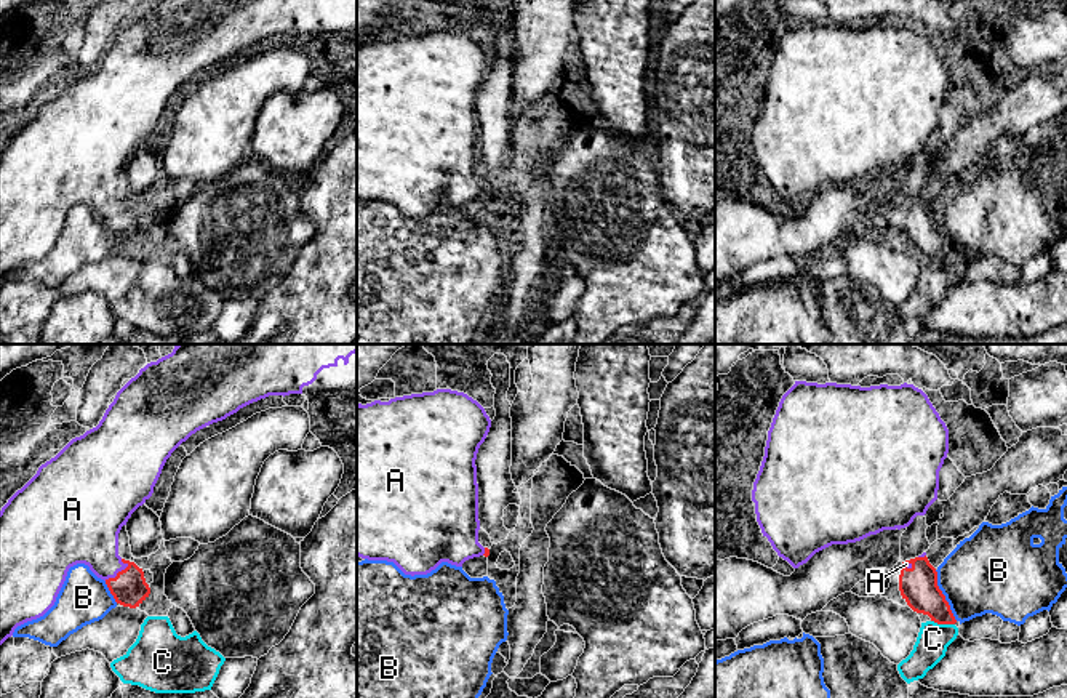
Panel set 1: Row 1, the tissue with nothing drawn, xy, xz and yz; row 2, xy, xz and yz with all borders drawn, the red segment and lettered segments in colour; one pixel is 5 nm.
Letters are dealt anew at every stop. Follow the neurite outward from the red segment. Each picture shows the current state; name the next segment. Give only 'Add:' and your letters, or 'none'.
Add: A

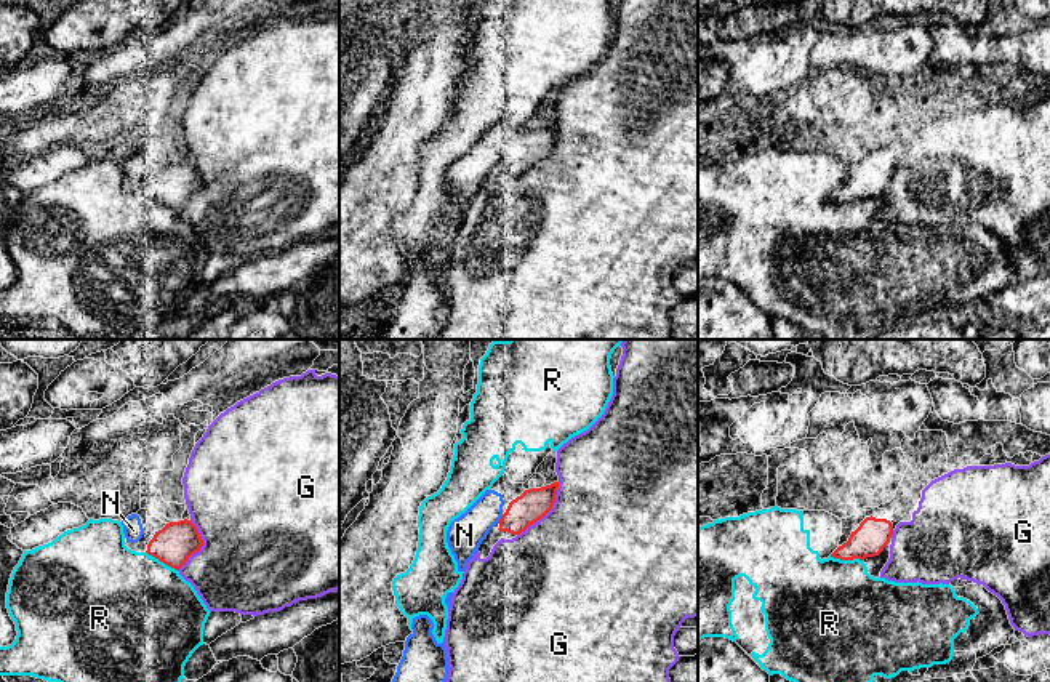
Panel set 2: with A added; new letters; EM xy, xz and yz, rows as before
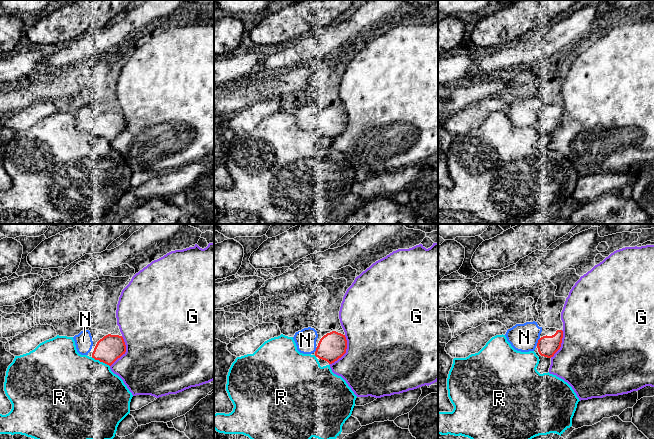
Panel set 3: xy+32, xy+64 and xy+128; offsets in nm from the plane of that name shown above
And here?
Add: N

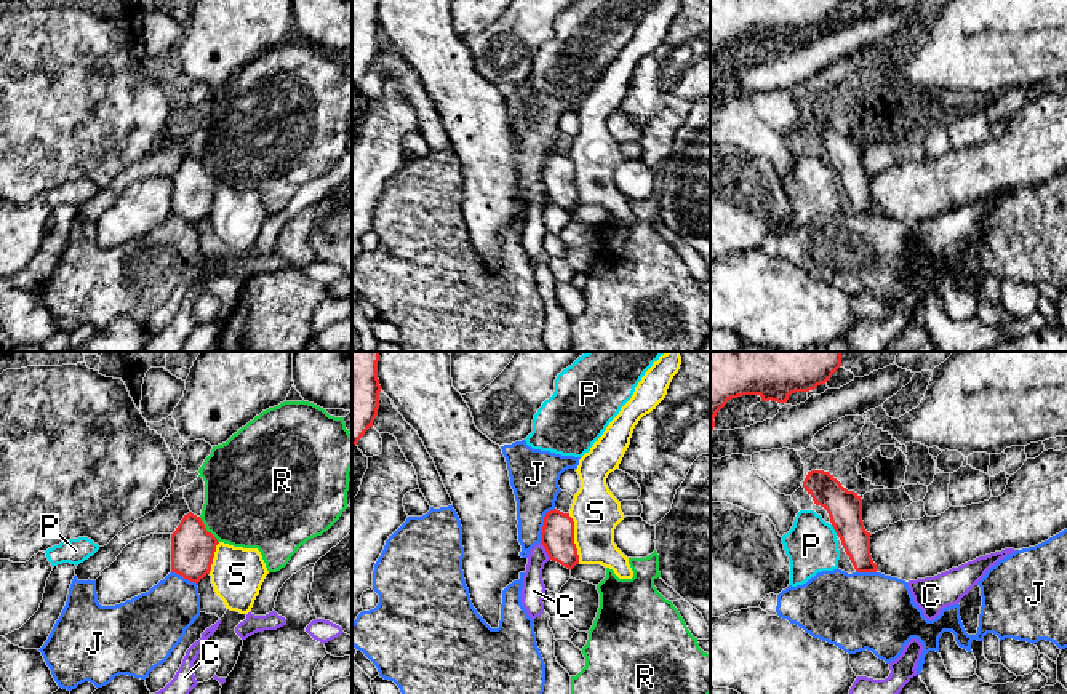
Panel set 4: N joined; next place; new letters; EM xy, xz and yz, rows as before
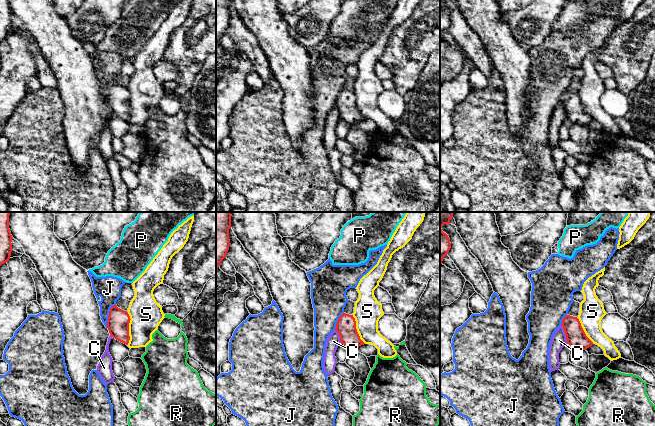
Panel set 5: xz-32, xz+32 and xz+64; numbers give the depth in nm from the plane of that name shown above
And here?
Add: none

